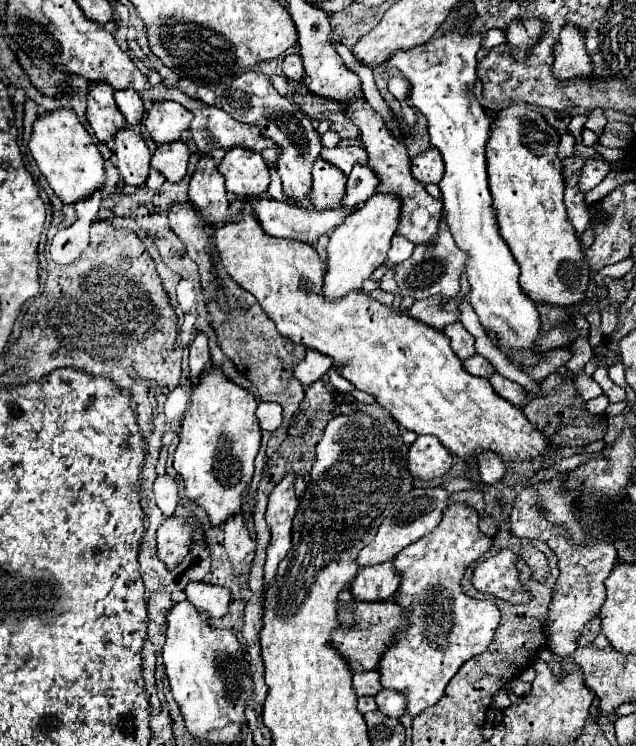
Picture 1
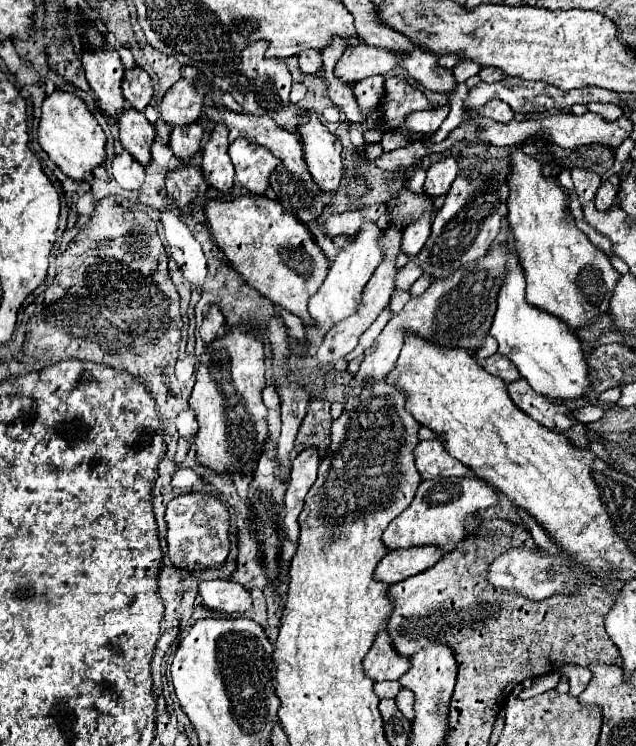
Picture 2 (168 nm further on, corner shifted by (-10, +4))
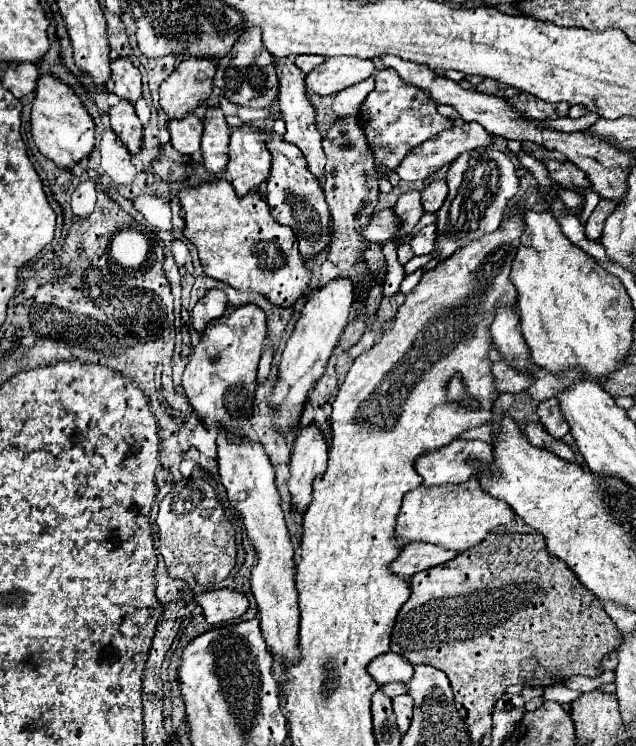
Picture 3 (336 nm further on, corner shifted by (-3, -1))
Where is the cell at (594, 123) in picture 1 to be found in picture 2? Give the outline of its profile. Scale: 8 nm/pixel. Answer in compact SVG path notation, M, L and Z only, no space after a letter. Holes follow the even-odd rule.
M587 103L587 109L591 113L601 115L607 121L615 121L619 117L619 107L613 105L613 103Z

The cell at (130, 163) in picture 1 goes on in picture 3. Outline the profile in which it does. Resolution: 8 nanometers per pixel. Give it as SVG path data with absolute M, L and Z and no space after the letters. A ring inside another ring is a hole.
M122 100L118 106L110 108L108 116L110 116L110 128L124 142L128 152L138 154L142 144L142 124L134 112L134 106Z

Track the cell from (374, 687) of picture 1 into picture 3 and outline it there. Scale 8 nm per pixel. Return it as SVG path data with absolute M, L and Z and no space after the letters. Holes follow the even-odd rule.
M386 652L368 664L368 674L378 682L378 686L382 686L388 682L406 682L412 678L414 670L412 664L400 654Z

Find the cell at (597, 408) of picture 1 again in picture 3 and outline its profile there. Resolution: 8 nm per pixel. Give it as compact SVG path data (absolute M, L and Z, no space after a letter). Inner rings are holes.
M554 398L544 400L544 402L538 406L538 416L540 416L540 422L544 424L544 428L546 428L552 436L564 438L564 436L570 432L568 422L562 418L560 410L554 406Z

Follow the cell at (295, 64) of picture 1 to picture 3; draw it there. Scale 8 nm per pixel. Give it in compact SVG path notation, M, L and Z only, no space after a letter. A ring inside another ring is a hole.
M296 56L296 60L294 60L294 64L304 72L304 74L308 74L310 70L314 70L318 64L322 64L326 58L324 56Z

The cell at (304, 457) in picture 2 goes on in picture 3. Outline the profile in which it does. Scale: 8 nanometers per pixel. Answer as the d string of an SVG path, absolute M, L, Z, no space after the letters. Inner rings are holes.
M316 424L302 428L300 436L294 442L290 456L290 478L288 490L292 506L298 512L304 512L312 502L312 482L326 470L328 446Z

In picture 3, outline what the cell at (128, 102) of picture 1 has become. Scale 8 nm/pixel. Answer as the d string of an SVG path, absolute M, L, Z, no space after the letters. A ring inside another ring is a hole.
M128 58L114 60L110 68L112 68L112 92L118 94L122 100L128 100L130 104L136 104L136 100L142 98L140 70Z

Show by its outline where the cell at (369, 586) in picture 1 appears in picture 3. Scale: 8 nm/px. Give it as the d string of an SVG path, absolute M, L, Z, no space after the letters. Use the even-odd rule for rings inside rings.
M412 542L412 544L408 544L408 546L404 546L400 550L400 554L392 562L390 570L396 576L410 578L416 572L428 570L428 568L434 568L434 566L438 566L442 562L452 560L456 554L458 554L456 550L444 550L444 548L428 544L428 542Z

